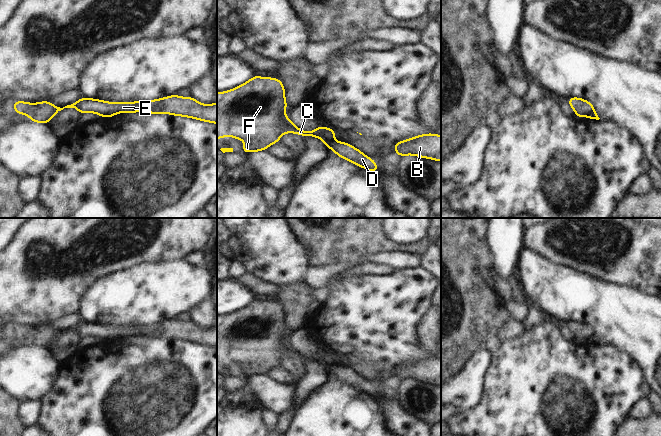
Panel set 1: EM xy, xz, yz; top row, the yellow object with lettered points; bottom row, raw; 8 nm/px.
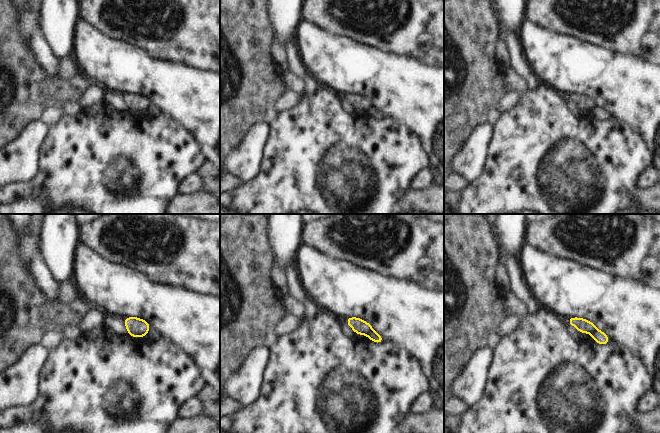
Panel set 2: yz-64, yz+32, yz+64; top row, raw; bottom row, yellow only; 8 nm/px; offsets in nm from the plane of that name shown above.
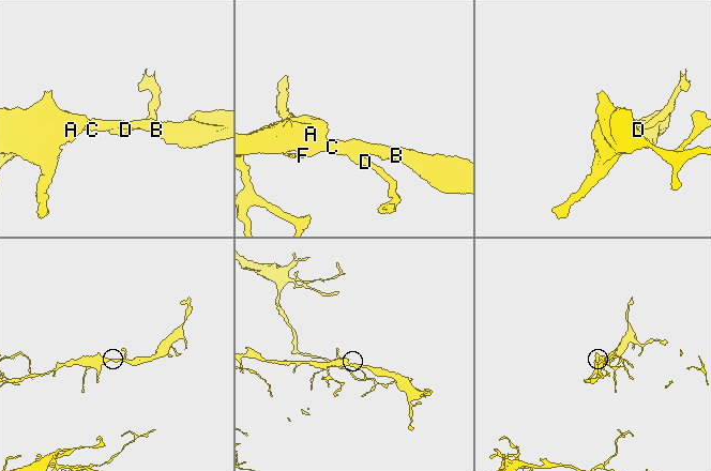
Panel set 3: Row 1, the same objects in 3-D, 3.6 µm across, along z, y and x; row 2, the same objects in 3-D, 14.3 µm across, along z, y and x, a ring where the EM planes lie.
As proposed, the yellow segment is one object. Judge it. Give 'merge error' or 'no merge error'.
merge error

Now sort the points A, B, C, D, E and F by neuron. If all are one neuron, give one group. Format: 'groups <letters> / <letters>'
groups A B C E F / D

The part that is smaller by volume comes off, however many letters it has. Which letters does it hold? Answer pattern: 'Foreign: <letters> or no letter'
Foreign: D

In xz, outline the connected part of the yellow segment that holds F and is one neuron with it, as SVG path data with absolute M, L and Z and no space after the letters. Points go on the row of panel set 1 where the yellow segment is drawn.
M253 76L237 88L226 92L217 92L217 139L231 136L237 140L246 140L242 145L243 154L266 150L279 142L283 133L294 133L321 139L326 146L334 141L336 130L319 125L314 131L304 131L294 125L284 111L288 107L285 99L285 87L279 78Z

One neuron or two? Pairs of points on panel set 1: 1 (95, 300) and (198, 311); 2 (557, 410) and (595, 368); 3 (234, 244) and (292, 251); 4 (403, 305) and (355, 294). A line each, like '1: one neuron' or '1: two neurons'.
1: two neurons
2: one neuron
3: one neuron
4: one neuron

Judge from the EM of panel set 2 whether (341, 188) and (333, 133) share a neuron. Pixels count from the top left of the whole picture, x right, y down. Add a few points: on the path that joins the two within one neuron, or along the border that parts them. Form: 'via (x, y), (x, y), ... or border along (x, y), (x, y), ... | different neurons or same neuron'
via (341, 174), (341, 170), (333, 162), (333, 147) | same neuron

